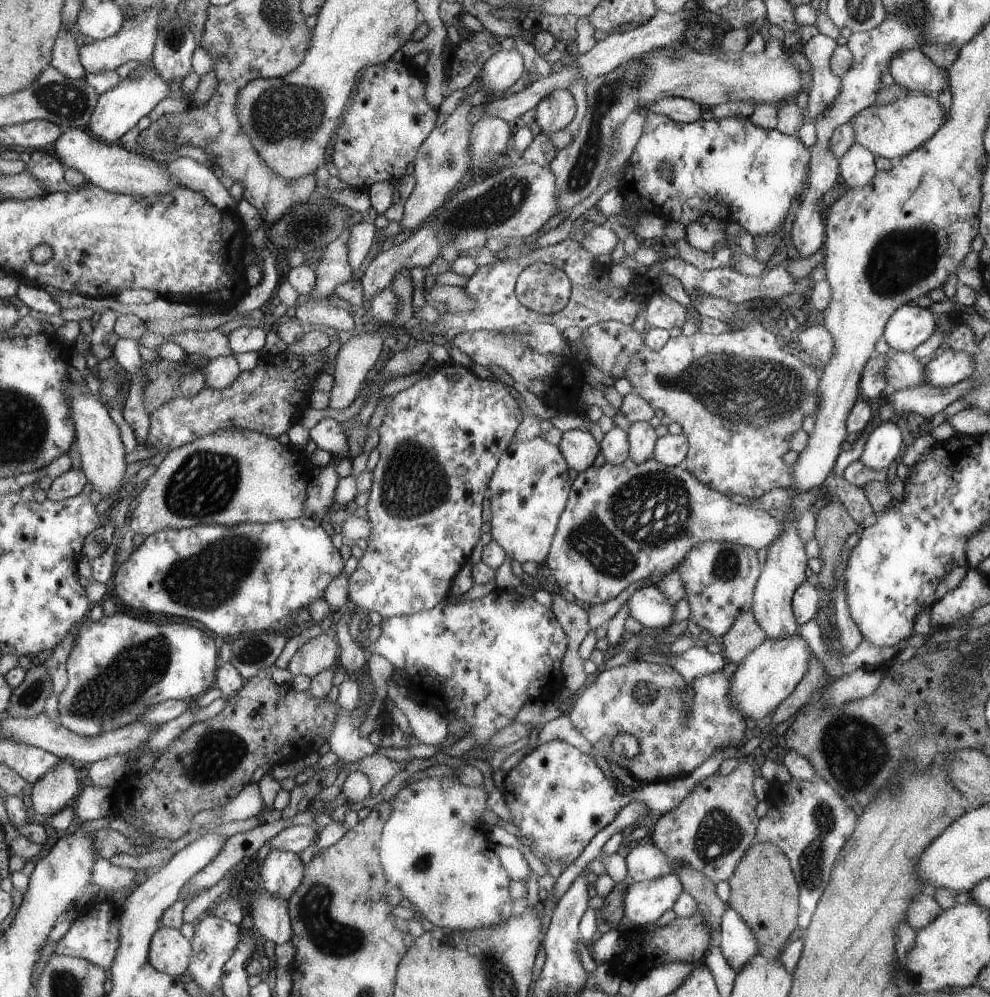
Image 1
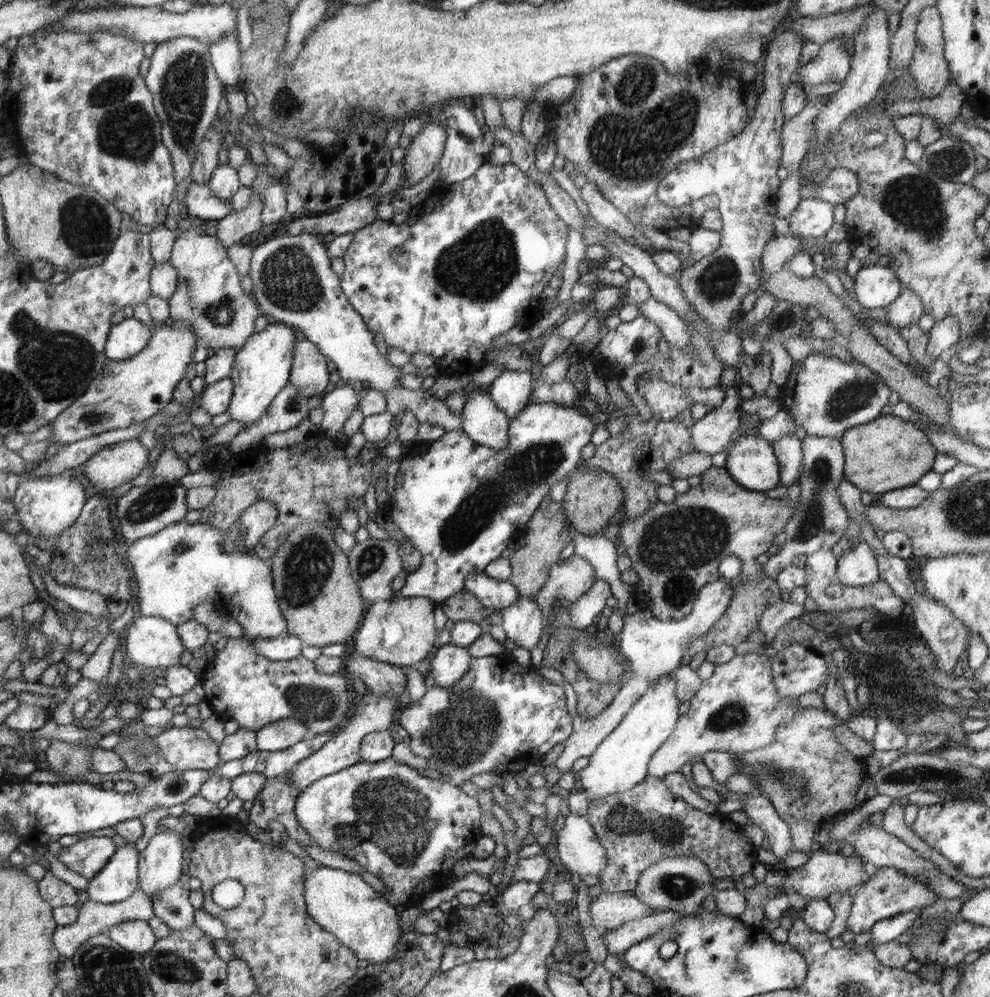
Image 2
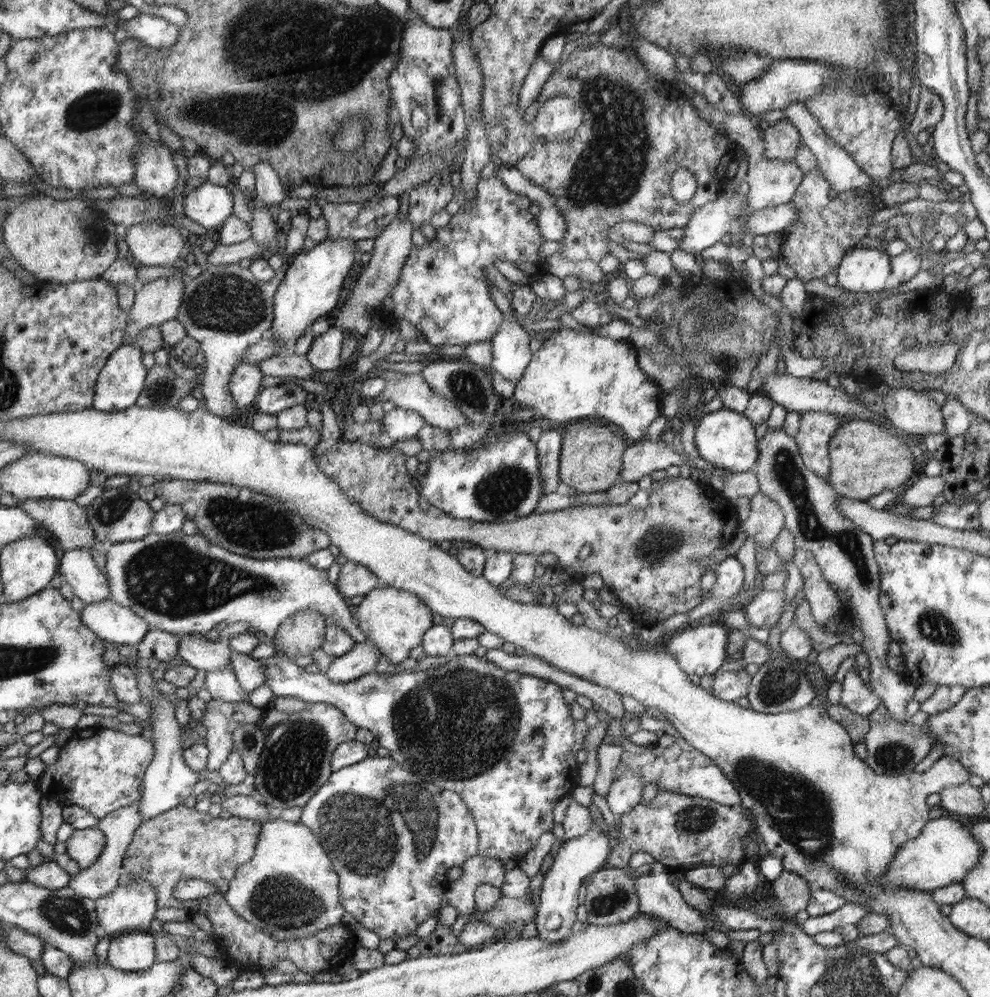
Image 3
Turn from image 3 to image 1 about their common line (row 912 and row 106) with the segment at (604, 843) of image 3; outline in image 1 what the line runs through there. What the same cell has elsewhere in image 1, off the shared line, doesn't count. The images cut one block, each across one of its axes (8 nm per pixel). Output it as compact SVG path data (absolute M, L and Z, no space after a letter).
M556 89L536 105L535 121L545 135L569 126L576 118L576 95L569 89Z

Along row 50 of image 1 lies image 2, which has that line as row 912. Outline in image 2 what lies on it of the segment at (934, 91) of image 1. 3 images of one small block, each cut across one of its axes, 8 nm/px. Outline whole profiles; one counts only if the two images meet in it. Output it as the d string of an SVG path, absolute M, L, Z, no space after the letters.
M914 910L910 912L896 915L895 917L879 920L873 927L871 927L870 934L872 946L866 946L873 952L874 945L888 944L888 942L903 940L905 933L914 924L914 921L919 918L921 910Z

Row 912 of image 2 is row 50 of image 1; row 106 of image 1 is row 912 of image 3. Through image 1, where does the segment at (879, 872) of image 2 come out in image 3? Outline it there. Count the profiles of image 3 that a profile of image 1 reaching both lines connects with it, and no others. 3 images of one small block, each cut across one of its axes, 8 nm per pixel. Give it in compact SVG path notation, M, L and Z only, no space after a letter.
M847 902L834 912L817 917L808 917L801 925L809 936L814 937L820 932L837 932L848 924L858 924L866 915L869 915L871 910L864 904L857 902Z

